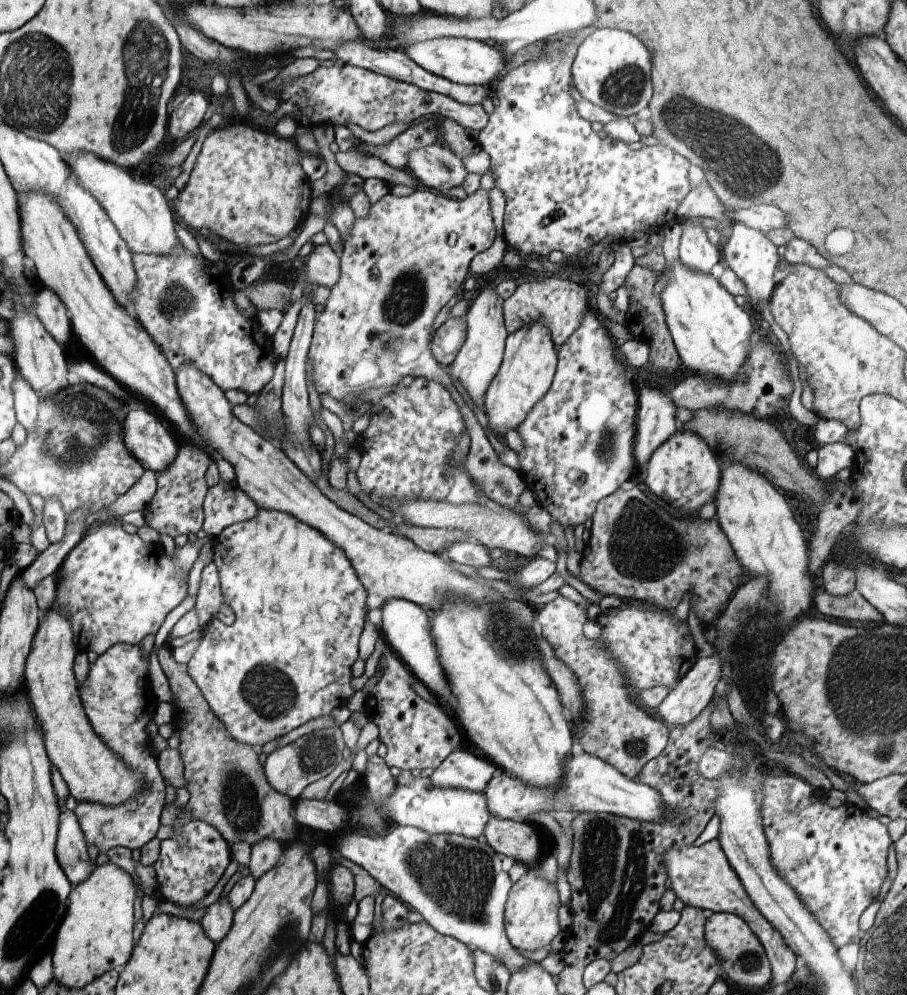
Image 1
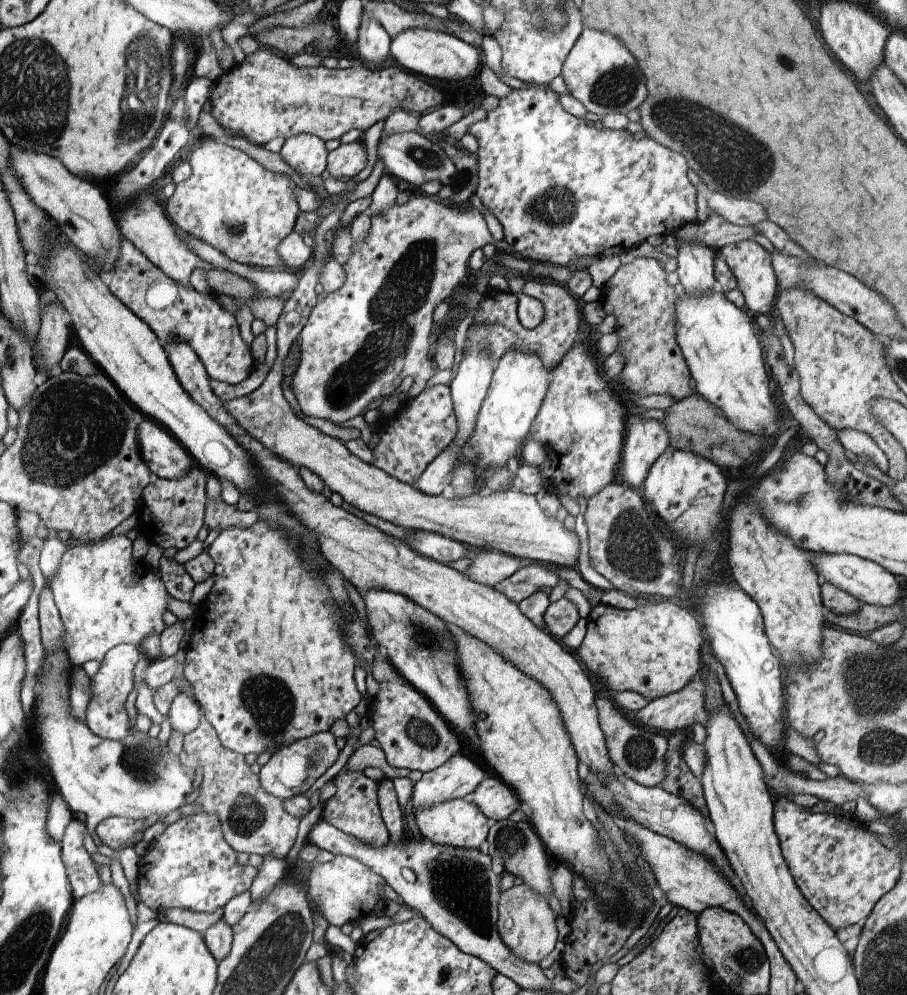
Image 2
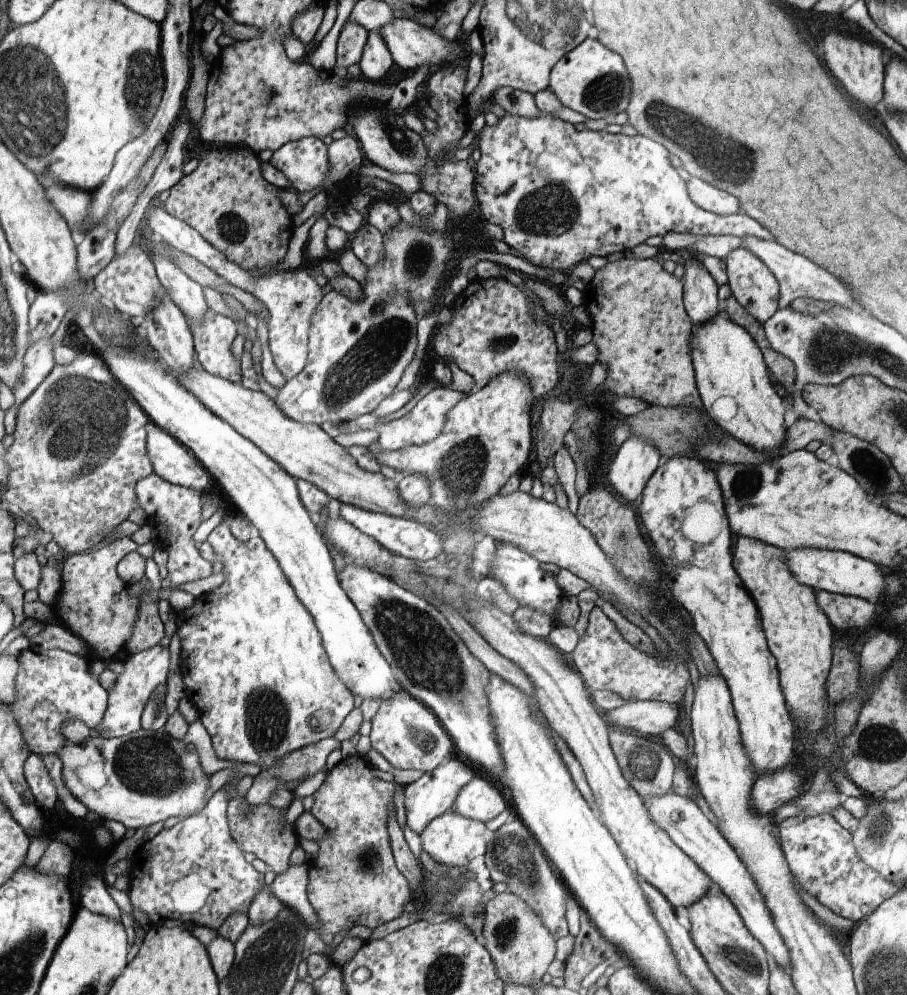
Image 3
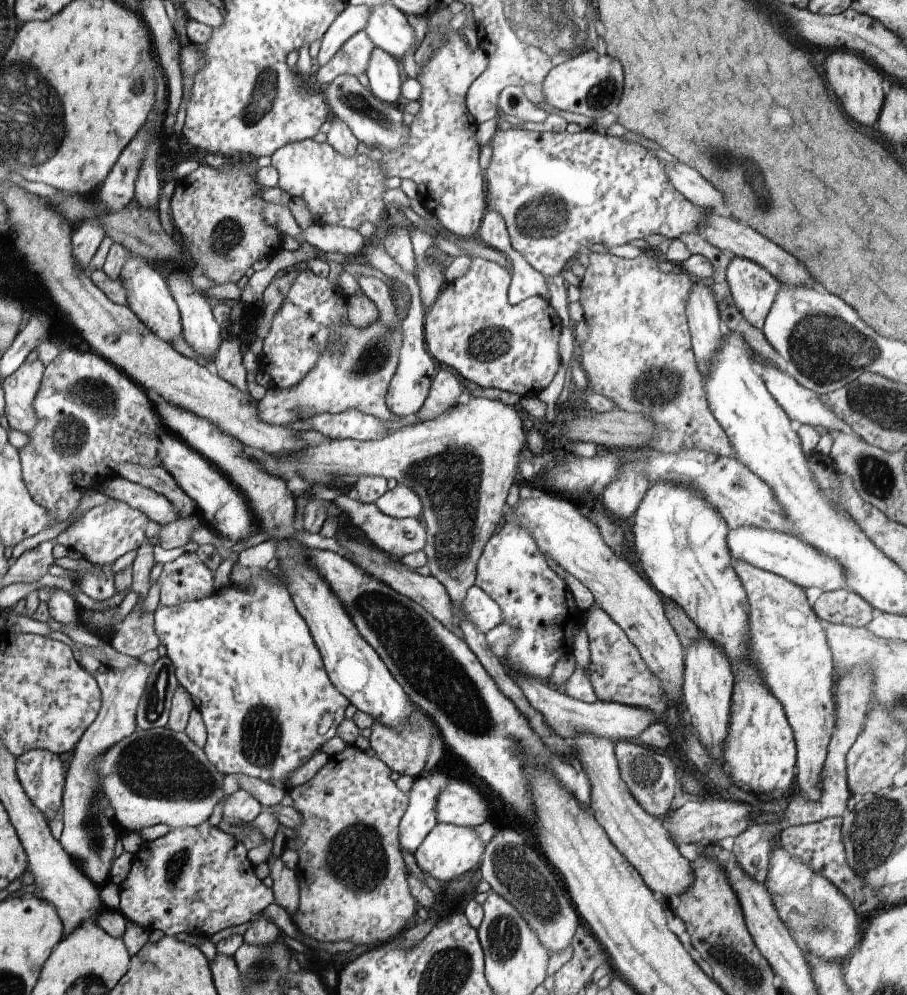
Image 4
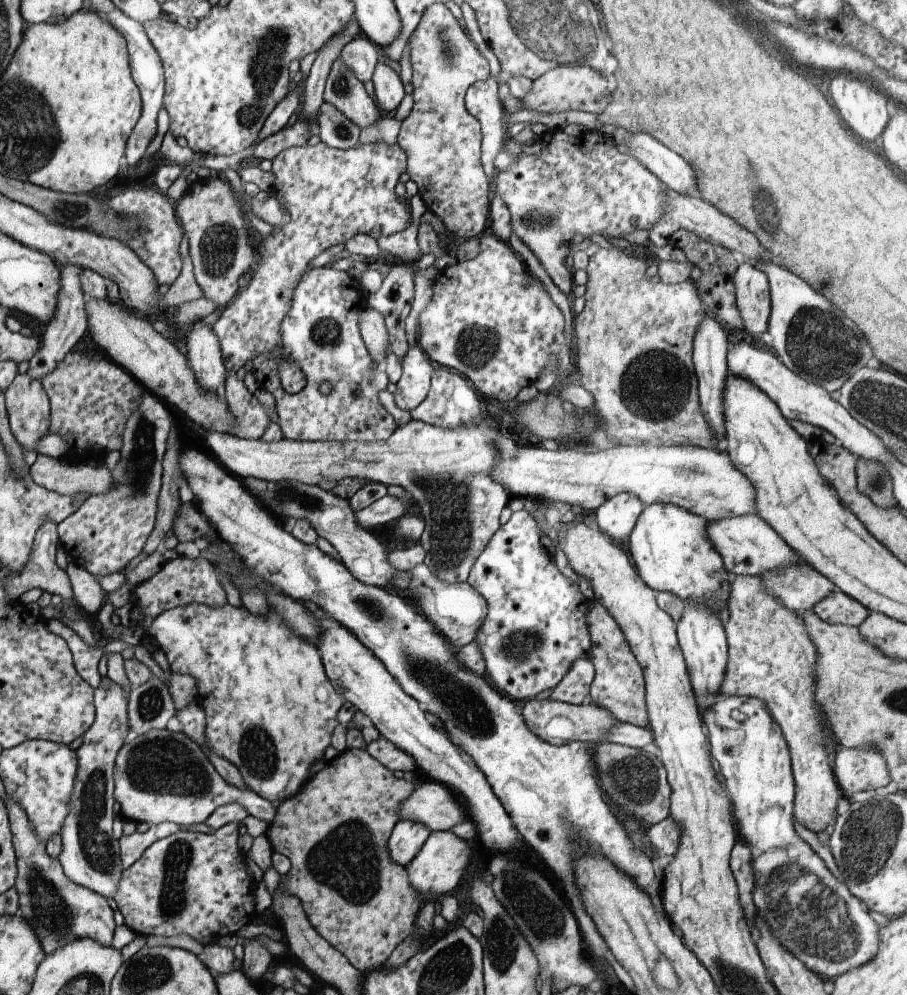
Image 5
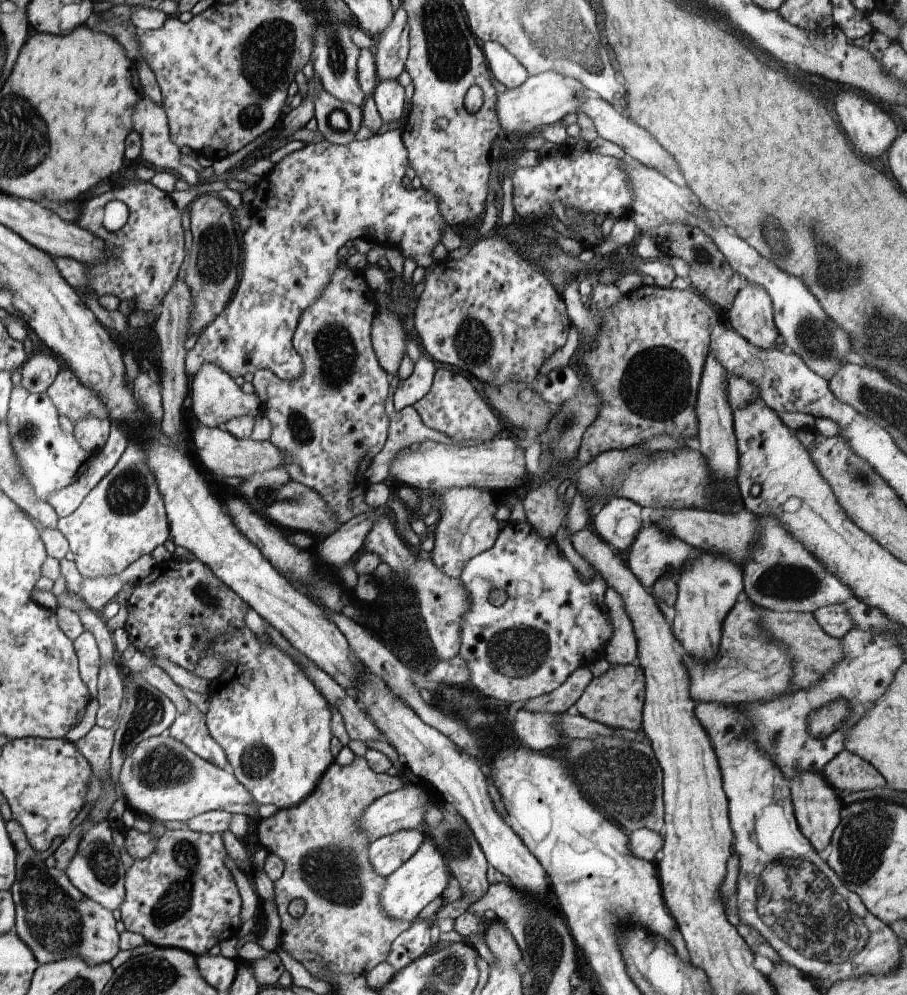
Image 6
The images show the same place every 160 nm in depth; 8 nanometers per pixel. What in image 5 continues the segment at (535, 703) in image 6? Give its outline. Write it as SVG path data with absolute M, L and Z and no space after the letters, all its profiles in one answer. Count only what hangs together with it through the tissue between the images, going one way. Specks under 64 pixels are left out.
M578 658L549 698L572 705L582 705L588 700L594 678L595 666L591 660Z

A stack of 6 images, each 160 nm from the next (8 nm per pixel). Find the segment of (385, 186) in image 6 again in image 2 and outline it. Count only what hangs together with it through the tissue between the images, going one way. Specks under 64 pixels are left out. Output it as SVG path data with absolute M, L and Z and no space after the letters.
M302 133L286 139L279 152L284 162L291 166L308 182L309 176L316 178L327 170L327 156L325 140L312 133Z

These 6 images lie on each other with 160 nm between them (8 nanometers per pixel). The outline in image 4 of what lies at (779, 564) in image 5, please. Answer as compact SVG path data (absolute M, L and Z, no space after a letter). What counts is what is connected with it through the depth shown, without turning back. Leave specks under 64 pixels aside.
M740 527L729 532L728 546L734 561L746 561L755 567L779 574L804 589L818 587L823 591L846 589L847 570L829 554L792 534L758 527Z

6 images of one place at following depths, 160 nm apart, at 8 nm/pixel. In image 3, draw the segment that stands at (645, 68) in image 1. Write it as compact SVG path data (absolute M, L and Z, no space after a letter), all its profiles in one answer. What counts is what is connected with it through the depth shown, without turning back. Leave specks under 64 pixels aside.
M586 38L556 63L551 72L549 88L554 90L566 107L593 119L607 119L610 114L614 116L624 112L632 96L630 76L626 72L624 60L592 38Z

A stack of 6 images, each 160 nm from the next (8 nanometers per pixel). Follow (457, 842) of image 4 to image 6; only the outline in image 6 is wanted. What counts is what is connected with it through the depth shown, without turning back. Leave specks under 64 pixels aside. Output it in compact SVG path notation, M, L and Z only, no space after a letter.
M426 836L416 854L388 876L387 886L382 892L382 908L395 919L413 922L425 906L442 896L448 886L449 875L445 856L435 847L431 838Z

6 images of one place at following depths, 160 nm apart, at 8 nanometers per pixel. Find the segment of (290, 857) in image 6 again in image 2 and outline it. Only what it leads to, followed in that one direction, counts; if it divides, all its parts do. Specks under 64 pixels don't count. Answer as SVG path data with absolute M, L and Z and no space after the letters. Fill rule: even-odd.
M340 771L332 780L336 785L336 794L323 804L321 818L333 824L336 828L350 836L358 837L367 845L373 847L386 846L388 842L388 828L382 822L381 808L378 808L376 798L376 782L364 775L362 771ZM335 855L332 861L311 866L306 879L310 896L322 911L324 918L329 924L339 927L355 920L364 921L372 915L384 915L385 906L389 902L384 892L387 882L356 857Z

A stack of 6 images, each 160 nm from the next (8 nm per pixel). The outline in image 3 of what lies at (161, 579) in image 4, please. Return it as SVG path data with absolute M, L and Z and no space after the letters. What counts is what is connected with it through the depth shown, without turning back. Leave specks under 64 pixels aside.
M156 473L138 482L136 492L142 510L147 512L149 519L147 526L150 524L159 526L168 540L165 550L168 552L167 569L171 576L171 584L183 587L187 582L210 576L212 563L200 555L193 539L196 530L203 522L203 494L193 488L170 484Z

